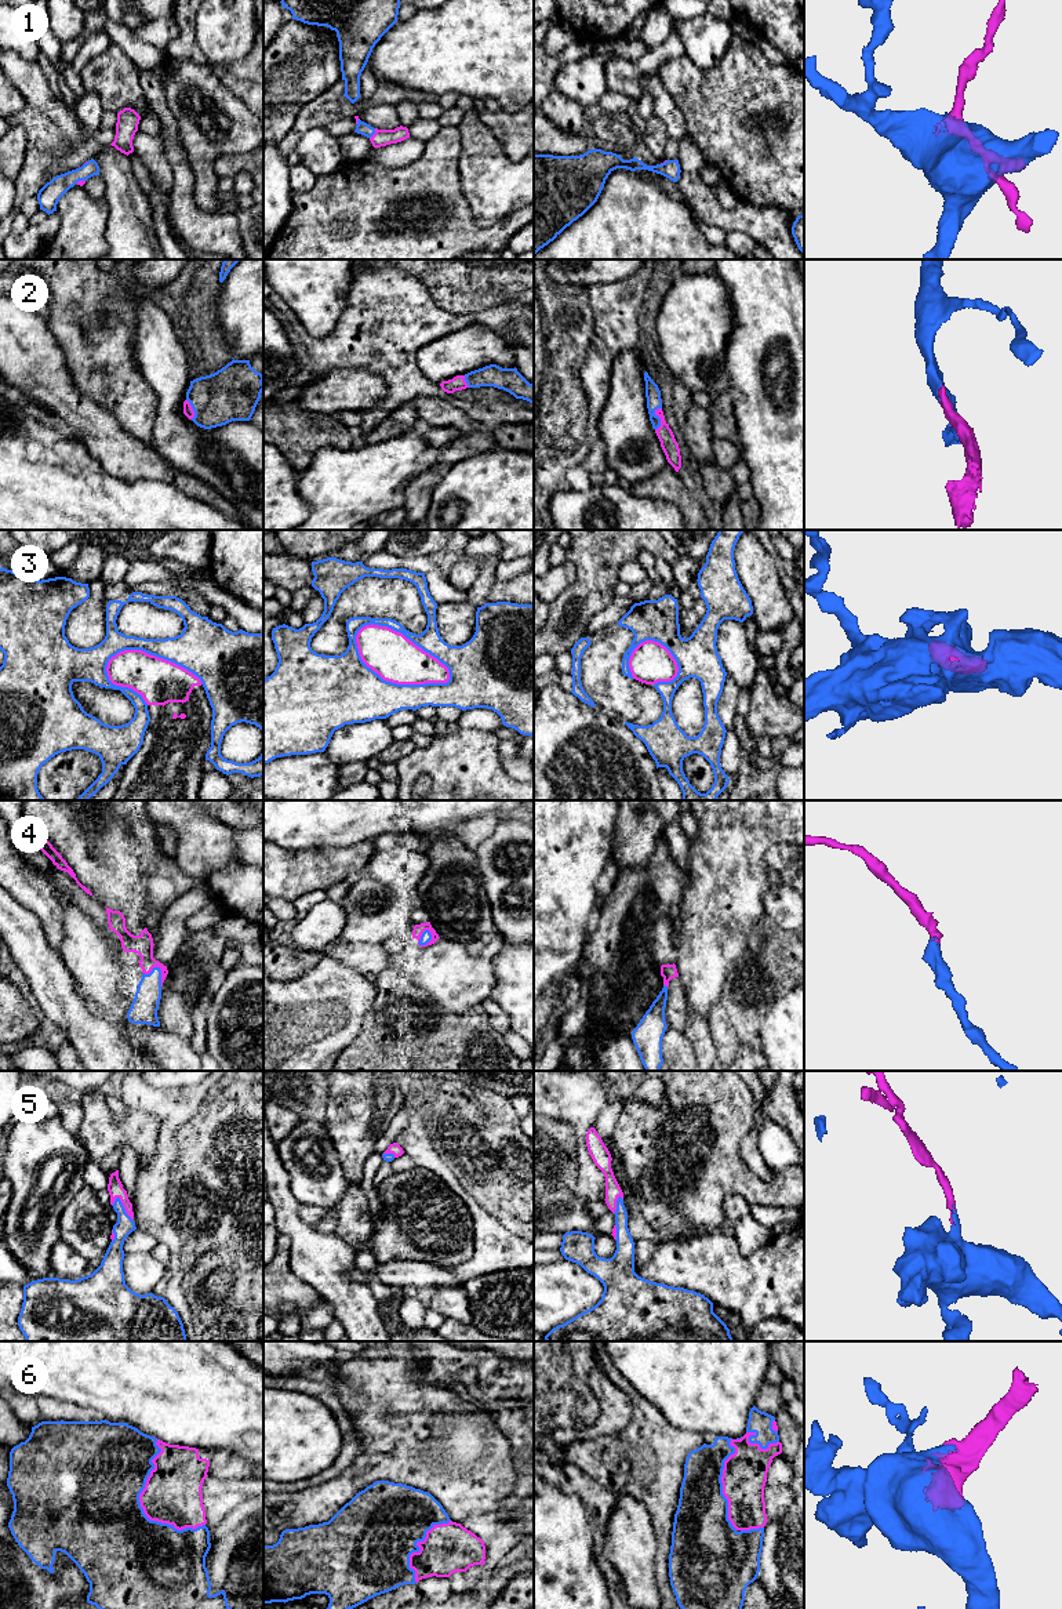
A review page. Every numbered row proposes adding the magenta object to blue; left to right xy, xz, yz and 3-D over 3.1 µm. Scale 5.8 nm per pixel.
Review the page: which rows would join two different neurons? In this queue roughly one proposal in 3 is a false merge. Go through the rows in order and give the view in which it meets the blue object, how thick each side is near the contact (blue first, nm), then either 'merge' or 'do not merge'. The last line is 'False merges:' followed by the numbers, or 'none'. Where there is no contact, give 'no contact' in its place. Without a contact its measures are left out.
1: contact in xz; calibres 70 and 100 nm; merge
2: contact in yz; calibres 90 and 100 nm; merge
3: contact in xz; calibres 140 and 280 nm; do not merge
4: contact in xz; calibres 60 and 60 nm; merge
5: contact in xy; calibres 110 and 90 nm; merge
6: contact in xy; calibres 500 and 340 nm; merge
False merges: 3

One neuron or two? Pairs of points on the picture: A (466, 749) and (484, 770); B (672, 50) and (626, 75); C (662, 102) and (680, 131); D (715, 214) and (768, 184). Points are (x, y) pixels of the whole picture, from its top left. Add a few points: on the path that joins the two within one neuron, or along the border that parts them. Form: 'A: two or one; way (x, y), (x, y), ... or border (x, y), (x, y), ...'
A: one; way (469, 755), (479, 765)
B: one; way (661, 54), (637, 69)
C: one; way (666, 109), (676, 124)
D: two; border (739, 199), (773, 207)

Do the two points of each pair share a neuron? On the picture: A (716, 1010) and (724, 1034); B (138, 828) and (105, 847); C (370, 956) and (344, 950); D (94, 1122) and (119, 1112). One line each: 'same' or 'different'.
A: same
B: different
C: same
D: different

